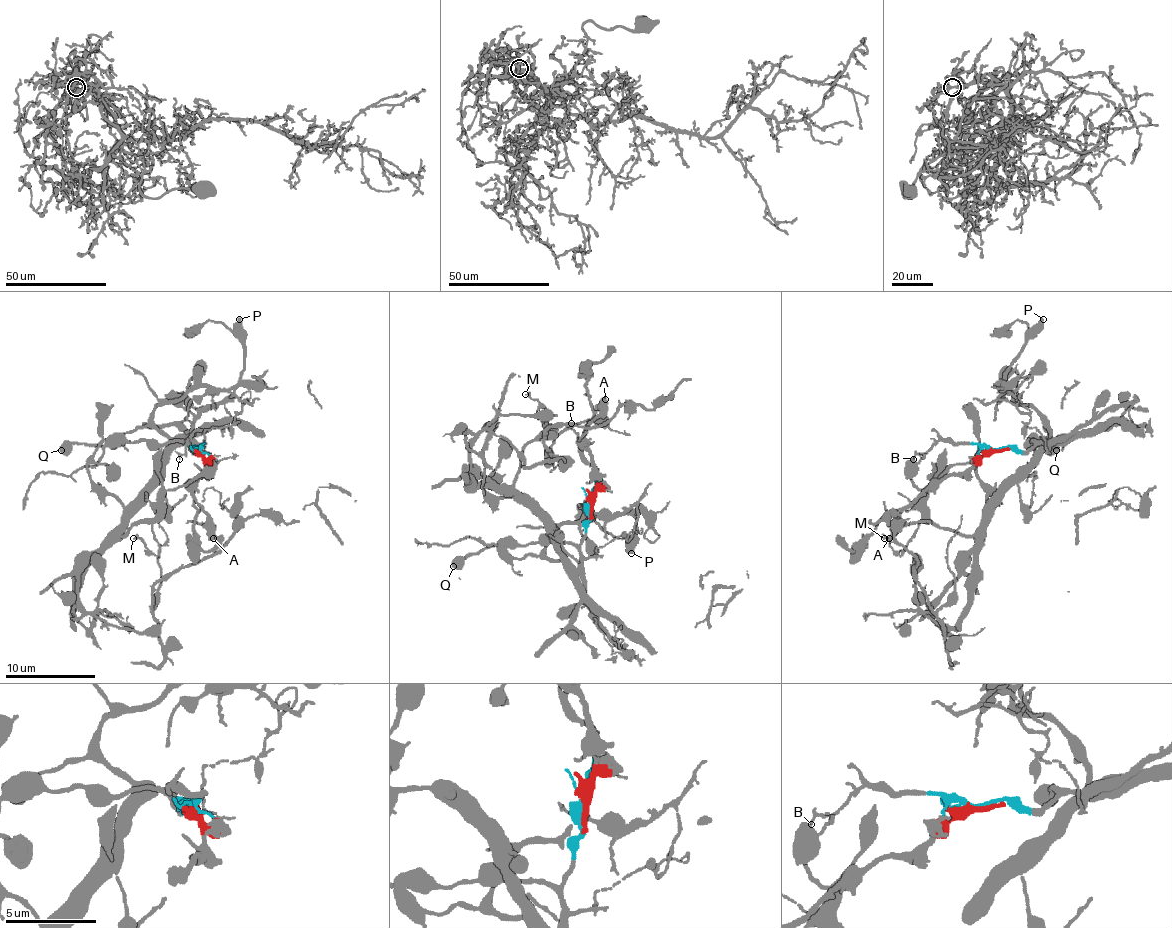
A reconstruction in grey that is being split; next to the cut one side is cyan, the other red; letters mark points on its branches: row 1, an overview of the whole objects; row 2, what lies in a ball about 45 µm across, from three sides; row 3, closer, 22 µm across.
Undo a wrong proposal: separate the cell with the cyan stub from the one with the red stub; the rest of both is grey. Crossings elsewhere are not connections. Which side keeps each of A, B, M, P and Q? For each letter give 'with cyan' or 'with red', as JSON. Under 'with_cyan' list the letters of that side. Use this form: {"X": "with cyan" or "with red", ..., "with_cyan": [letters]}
{"A": "with red", "B": "with cyan", "M": "with cyan", "P": "with cyan", "Q": "with cyan", "with_cyan": ["B", "M", "P", "Q"]}

